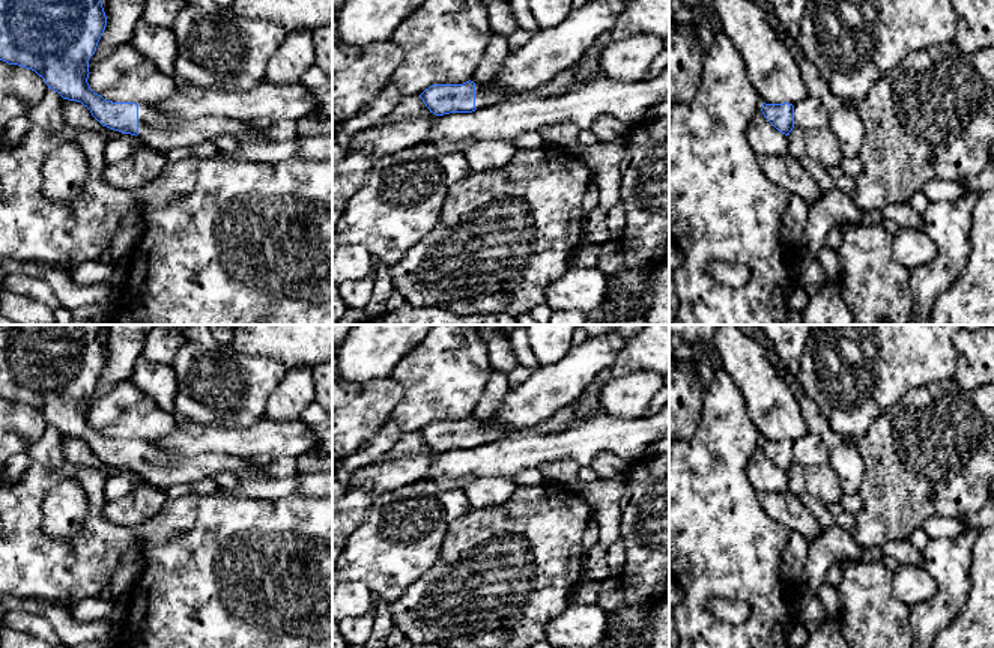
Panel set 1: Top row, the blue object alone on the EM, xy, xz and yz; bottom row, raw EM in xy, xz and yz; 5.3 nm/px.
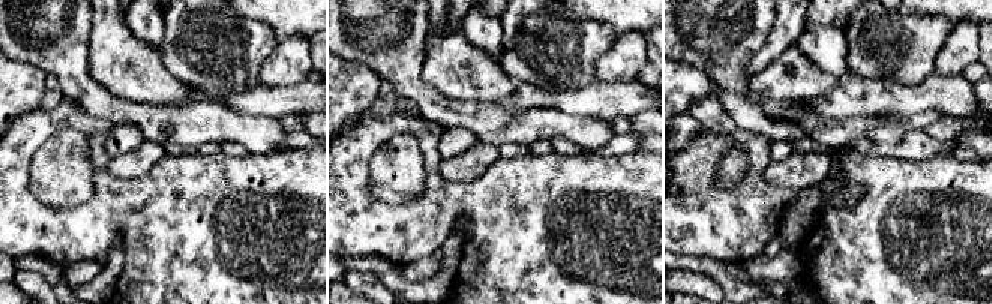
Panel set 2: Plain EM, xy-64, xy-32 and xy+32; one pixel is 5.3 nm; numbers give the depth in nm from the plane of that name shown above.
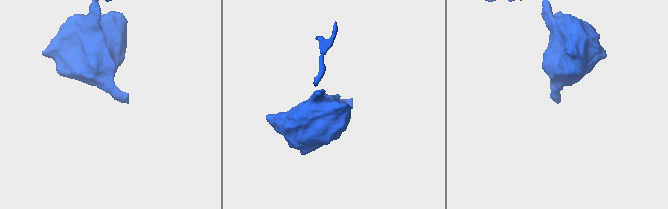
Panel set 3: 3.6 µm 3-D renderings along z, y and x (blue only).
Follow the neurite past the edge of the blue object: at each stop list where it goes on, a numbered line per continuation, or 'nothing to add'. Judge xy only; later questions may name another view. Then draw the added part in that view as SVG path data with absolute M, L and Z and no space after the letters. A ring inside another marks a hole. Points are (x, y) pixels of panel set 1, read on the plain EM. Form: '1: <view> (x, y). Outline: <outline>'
1: xy (157, 468). Outline: M138 441L138 477L143 483L168 490L177 484L208 480L223 471L232 471L239 477L259 477L274 480L266 465L253 463L247 457L223 453L205 453L198 456L174 456L158 448L153 442Z

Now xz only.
1: xz (484, 433). Outline: M475 421L475 445L486 445L493 441L505 438L508 433L516 430L508 430L504 427L493 427L481 421Z

